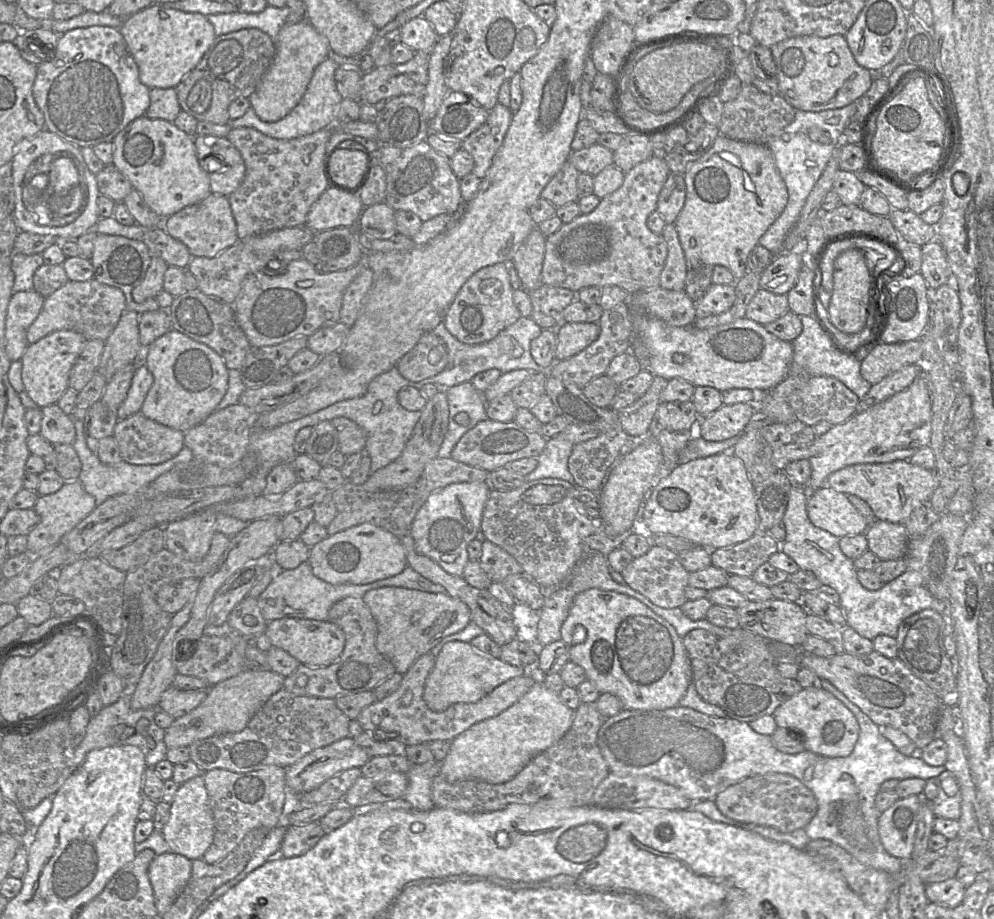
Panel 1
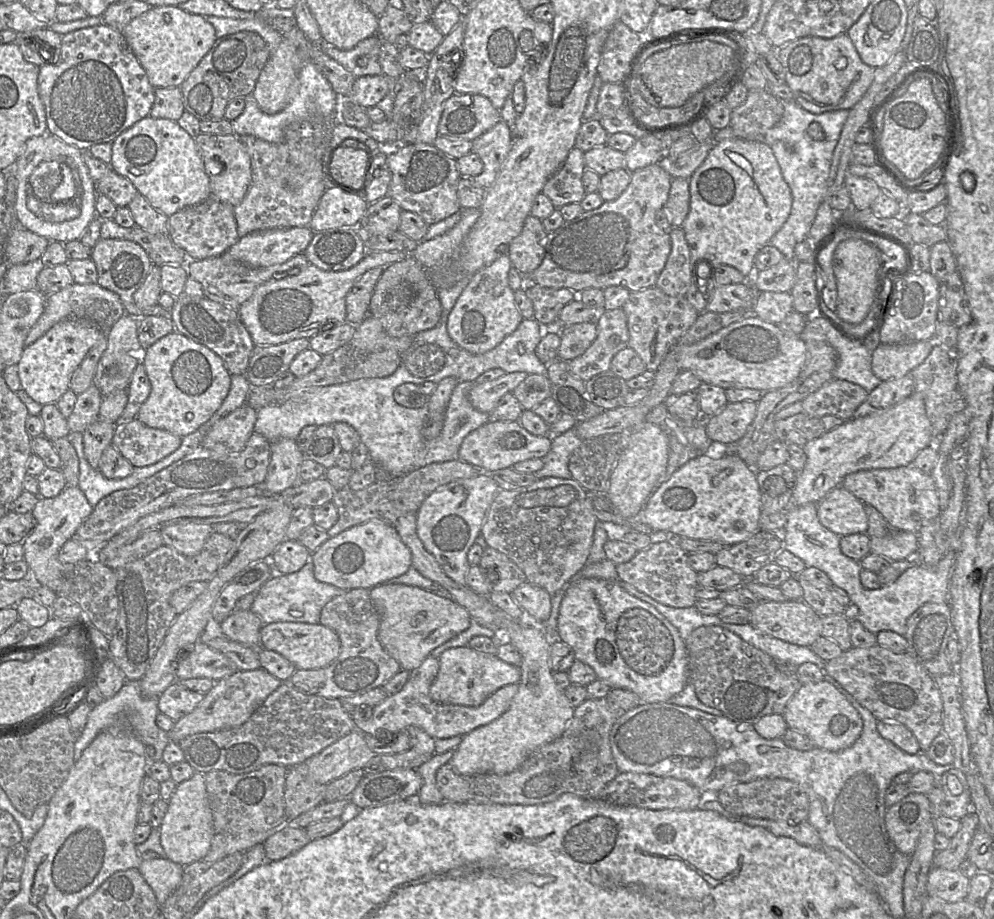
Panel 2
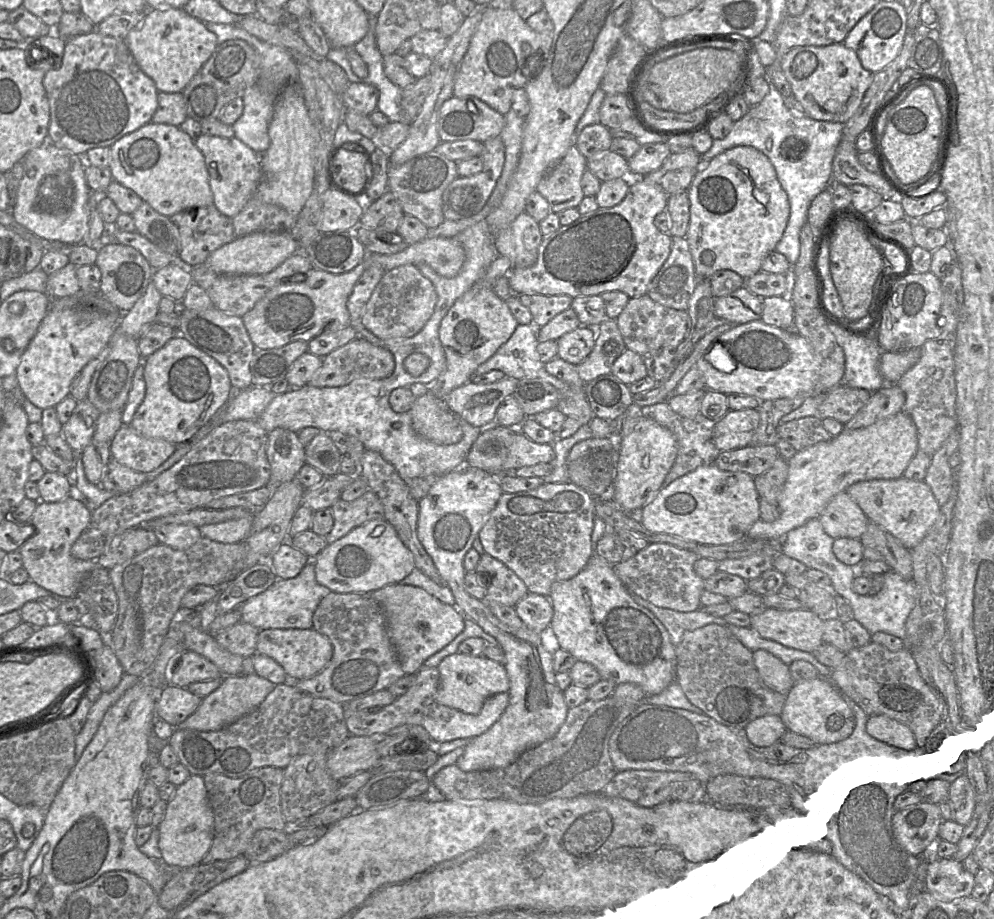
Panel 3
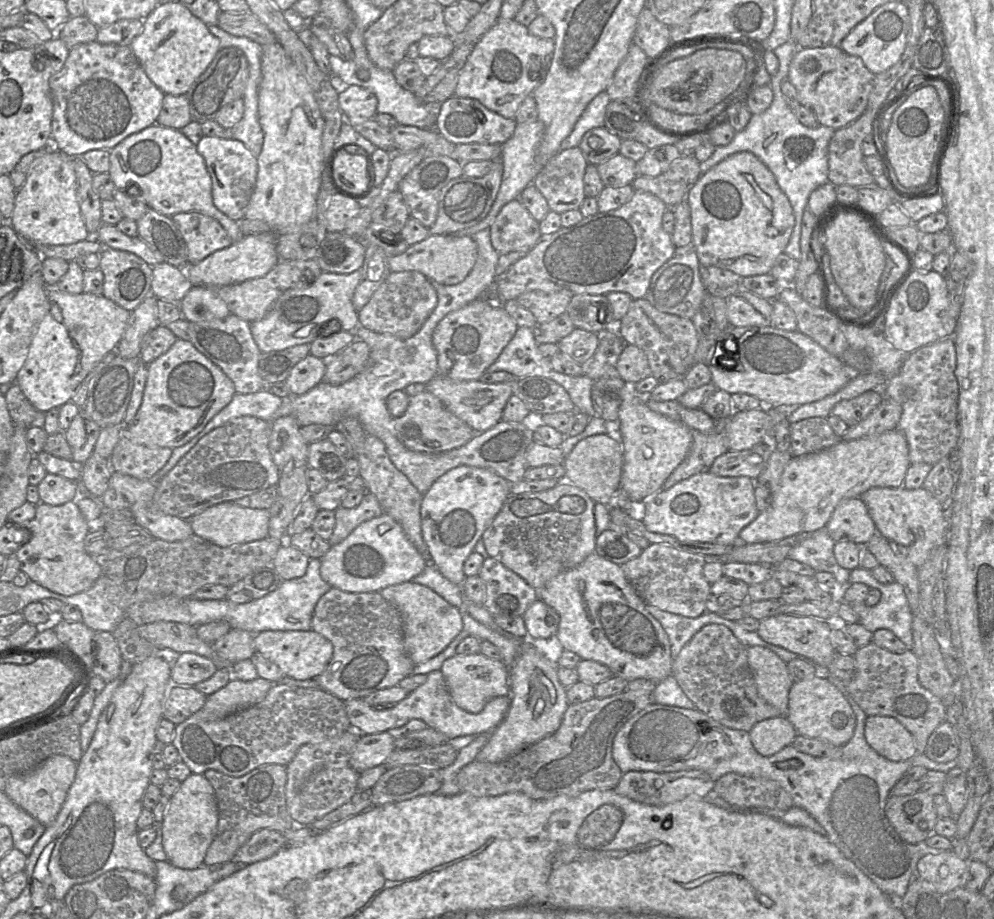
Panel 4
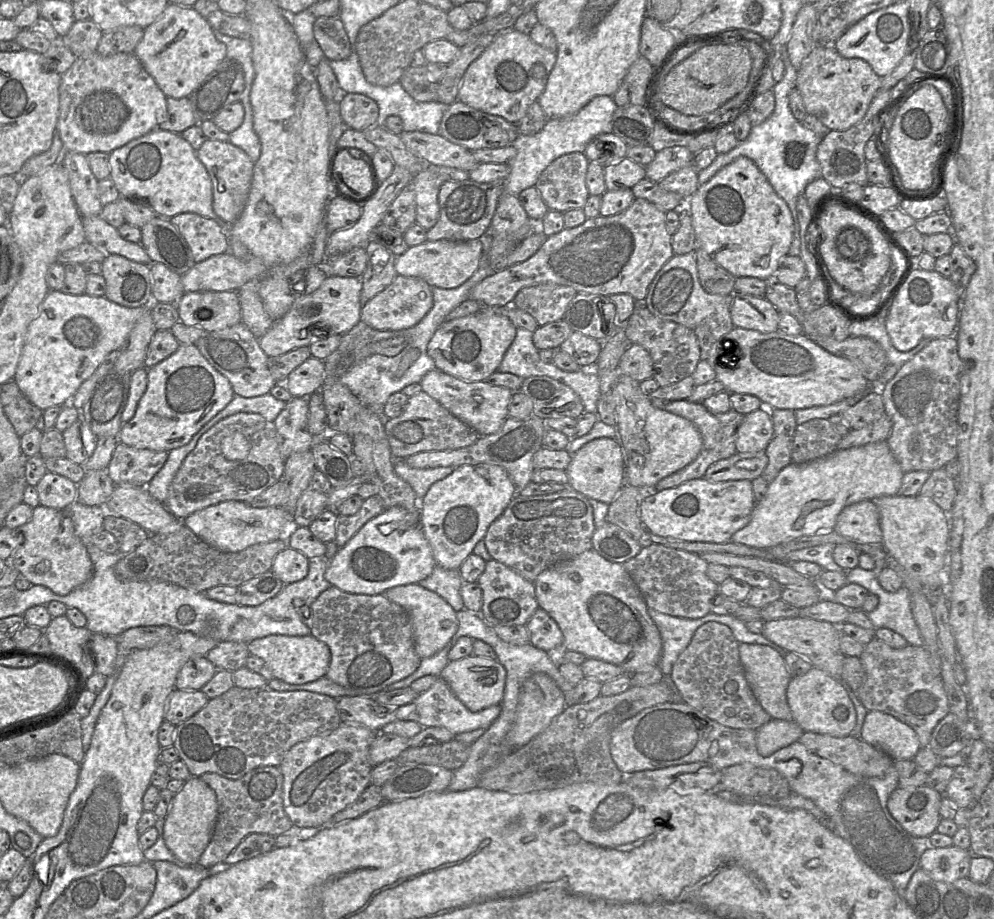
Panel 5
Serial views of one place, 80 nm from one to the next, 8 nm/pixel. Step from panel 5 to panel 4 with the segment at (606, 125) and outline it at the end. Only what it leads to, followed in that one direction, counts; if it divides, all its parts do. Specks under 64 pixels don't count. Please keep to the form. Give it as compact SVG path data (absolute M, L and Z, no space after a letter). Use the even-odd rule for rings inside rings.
M606 91L597 94L577 120L572 132L561 143L560 150L578 147L584 134L597 127L604 127L606 107L611 101ZM539 119L531 123L517 123L513 135L501 145L501 161L503 163L503 176L500 189L488 215L478 224L468 229L459 231L455 236L472 237L479 231L490 228L495 221L500 210L507 203L518 199L521 192L529 185L533 184L534 179L544 166L538 162L538 148L544 134L544 124Z

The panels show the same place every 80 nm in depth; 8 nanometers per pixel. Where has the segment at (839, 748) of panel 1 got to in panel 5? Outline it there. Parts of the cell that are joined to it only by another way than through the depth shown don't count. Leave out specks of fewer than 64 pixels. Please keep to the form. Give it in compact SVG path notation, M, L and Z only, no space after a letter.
M817 667L801 676L792 677L786 689L792 720L803 731L844 737L852 734L856 724L856 710L840 681Z

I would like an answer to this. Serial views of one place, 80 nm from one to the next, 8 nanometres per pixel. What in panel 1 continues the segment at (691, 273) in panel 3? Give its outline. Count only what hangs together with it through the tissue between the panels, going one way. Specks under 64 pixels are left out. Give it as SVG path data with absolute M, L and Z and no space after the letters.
M666 224L664 237L668 255L660 277L660 287L666 290L681 291L685 289L687 265L675 224Z

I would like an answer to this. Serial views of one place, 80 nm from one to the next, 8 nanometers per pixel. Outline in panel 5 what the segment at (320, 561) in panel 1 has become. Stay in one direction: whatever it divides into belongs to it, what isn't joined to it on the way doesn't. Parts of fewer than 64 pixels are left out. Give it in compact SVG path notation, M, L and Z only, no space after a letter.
M393 506L369 520L329 560L325 579L352 594L384 594L396 586L419 583L431 575L437 563L420 524L418 513Z

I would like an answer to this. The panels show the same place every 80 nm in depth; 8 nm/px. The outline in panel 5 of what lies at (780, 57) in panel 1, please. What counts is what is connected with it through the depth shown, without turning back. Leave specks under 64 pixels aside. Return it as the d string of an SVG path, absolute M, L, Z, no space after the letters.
M815 45L797 69L796 89L802 97L807 113L814 115L831 131L845 131L861 121L880 86L881 78L867 62L860 58L845 58L833 45Z

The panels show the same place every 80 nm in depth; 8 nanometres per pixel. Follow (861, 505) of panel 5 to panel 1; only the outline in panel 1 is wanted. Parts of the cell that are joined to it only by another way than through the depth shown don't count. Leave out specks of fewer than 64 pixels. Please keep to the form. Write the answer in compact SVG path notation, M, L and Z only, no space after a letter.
M827 485L807 492L806 509L816 527L838 538L863 534L868 528L867 520L851 504L847 494Z

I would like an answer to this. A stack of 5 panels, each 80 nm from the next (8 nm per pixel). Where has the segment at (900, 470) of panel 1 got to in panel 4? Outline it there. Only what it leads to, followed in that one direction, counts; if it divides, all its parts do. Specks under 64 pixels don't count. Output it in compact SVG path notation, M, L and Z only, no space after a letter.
M904 486L874 487L859 497L866 504L877 532L891 542L916 567L926 561L934 547L944 542L948 544L948 515L923 487L913 490L906 489Z

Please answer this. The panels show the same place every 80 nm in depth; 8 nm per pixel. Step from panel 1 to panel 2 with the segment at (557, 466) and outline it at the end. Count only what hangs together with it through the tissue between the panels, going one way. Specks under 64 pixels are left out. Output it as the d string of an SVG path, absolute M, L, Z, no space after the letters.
M575 427L551 437L551 448L542 458L543 467L533 475L537 480L547 477L571 479L568 469L569 458L583 440L577 435Z

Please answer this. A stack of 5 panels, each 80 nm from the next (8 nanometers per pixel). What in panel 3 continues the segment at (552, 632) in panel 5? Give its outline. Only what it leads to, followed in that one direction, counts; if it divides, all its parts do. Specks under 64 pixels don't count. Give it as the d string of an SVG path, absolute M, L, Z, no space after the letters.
M529 592L514 607L525 627L537 634L551 624L553 608L546 596Z

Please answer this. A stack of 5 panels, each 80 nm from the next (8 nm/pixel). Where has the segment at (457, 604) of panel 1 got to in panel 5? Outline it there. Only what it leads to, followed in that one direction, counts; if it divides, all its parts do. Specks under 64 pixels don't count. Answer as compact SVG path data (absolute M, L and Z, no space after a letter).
M420 584L396 586L388 589L384 595L408 612L413 629L415 650L421 659L437 654L457 632L459 626L457 612L437 593Z

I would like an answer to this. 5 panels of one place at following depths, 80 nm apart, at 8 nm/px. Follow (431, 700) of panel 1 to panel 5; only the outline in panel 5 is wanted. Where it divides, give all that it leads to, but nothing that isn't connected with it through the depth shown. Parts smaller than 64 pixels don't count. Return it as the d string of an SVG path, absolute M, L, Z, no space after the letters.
M470 655L460 660L449 661L442 670L440 678L449 685L456 697L472 712L500 705L502 702L506 670L497 659Z

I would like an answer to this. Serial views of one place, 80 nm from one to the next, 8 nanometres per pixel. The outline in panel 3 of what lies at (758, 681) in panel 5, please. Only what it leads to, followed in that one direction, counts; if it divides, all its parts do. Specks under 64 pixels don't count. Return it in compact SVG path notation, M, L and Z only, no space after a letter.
M766 650L753 651L753 661L764 684L782 695L787 695L794 685L789 667Z

